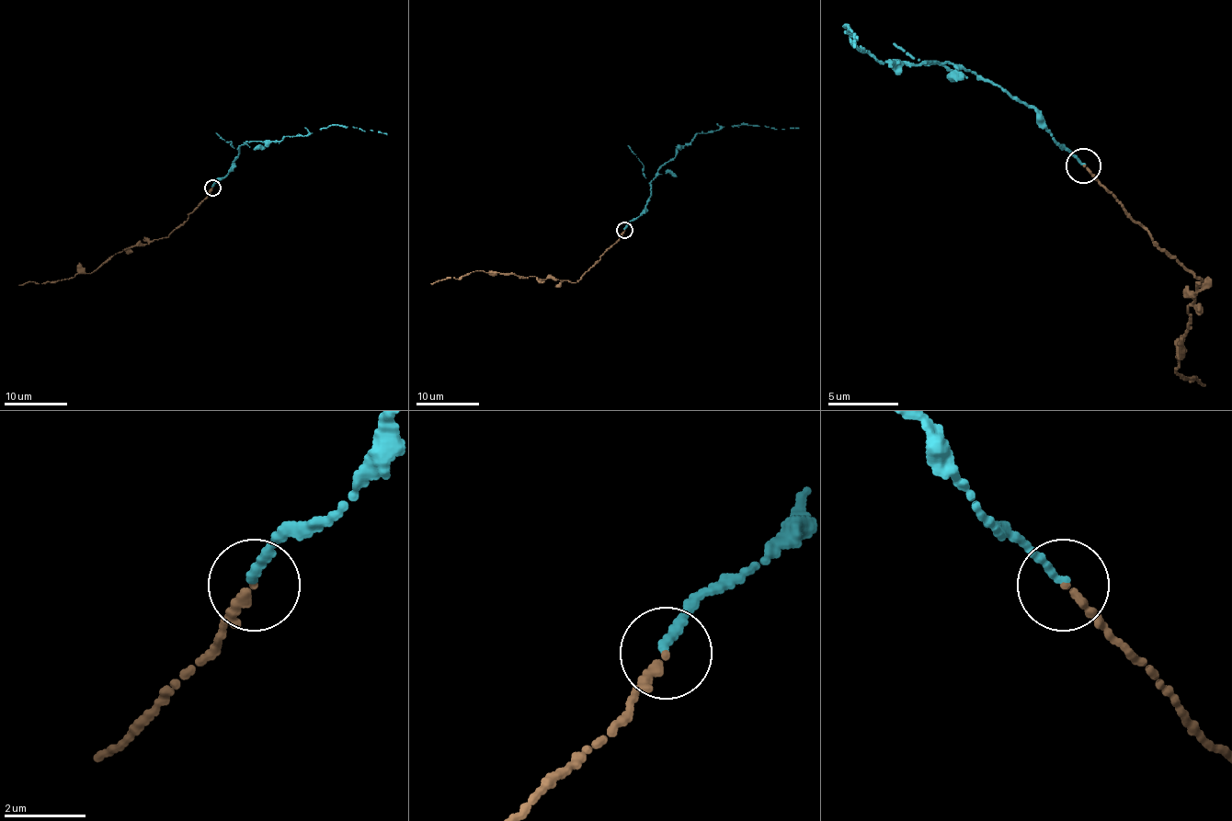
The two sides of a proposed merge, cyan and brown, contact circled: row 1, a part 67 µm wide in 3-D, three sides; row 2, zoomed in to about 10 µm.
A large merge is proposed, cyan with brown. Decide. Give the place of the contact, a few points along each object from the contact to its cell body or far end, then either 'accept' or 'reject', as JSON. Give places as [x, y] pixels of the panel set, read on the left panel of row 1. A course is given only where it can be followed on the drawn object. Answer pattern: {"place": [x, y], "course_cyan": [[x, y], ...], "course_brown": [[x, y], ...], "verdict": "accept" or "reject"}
{"place": [212, 188], "course_cyan": [[213, 186], [225, 175], [238, 148], [246, 142], [278, 142], [287, 136], [307, 136], [331, 125], [386, 134]], "course_brown": [[213, 188], [188, 219], [165, 238], [126, 247], [92, 273], [77, 273], [68, 279], [26, 282], [19, 285]], "verdict": "accept"}

